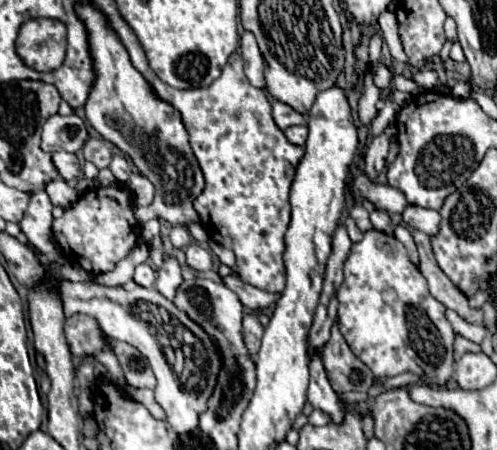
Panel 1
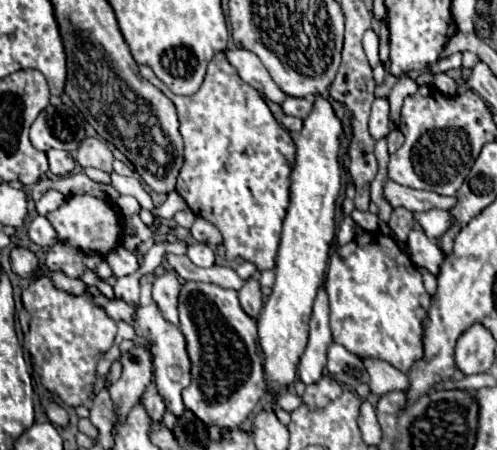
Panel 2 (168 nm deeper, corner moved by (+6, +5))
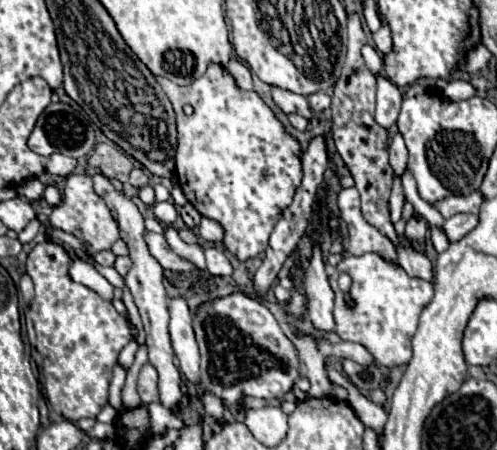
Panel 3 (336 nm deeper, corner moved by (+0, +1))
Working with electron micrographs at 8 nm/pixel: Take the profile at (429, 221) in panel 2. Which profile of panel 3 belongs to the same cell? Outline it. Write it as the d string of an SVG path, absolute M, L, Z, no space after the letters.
M454 214L450 218L444 220L442 230L446 232L450 242L458 242L460 238L464 238L474 226L478 224L478 216L476 214Z

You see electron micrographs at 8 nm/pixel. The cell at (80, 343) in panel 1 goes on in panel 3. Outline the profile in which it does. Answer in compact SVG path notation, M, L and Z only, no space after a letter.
M50 240L32 248L26 270L34 282L36 296L25 311L25 321L31 346L44 358L42 376L46 378L48 402L66 420L78 422L80 418L96 418L108 402L112 366L120 350L130 342L130 328L112 302L68 278L70 260L70 254Z

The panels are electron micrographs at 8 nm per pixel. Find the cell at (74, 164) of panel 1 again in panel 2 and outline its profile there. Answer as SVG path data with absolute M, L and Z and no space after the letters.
M48 150L48 164L50 164L50 172L56 176L66 176L68 172L74 170L76 162L72 160L72 156L64 150Z

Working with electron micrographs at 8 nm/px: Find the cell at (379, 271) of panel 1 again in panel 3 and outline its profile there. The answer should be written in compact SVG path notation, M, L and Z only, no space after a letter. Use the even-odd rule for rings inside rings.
M344 254L342 262L330 276L330 286L336 294L336 306L334 306L336 334L342 340L366 346L374 354L374 358L378 358L378 364L386 370L404 366L412 360L410 338L418 328L418 318L422 310L432 300L434 290L430 282L408 276L404 268L384 260L378 254L362 254L362 256ZM340 272L348 272L352 276L352 286L348 292L352 304L346 300L346 296L336 284Z

